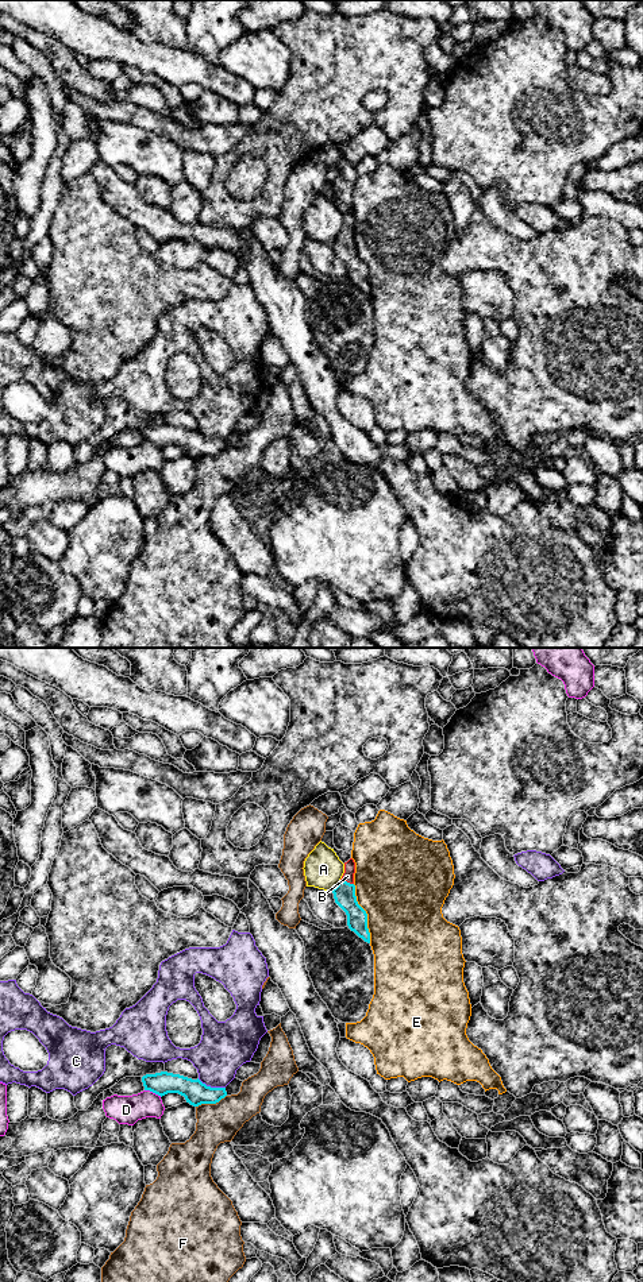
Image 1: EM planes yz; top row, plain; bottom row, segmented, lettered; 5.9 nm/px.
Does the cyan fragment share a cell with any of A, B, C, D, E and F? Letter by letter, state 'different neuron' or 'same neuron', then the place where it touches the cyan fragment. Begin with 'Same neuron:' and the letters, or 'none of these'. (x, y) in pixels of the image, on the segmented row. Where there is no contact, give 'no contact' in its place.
Same neuron: B
A: different neuron | yz (337, 885)
B: same neuron | yz (346, 881)
C: different neuron | yz (210, 1087)
D: different neuron | yz (153, 1092)
E: different neuron | yz (366, 914)
F: different neuron | yz (211, 1103)

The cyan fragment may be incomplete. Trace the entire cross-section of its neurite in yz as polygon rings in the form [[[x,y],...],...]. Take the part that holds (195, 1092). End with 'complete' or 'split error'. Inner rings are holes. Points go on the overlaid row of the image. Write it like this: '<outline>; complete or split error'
[[[168,1071],[146,1074],[142,1077],[142,1082],[145,1090],[150,1090],[161,1097],[168,1093],[178,1093],[193,1107],[216,1104],[227,1096],[226,1088],[211,1088],[199,1078],[192,1080]]]; complete

